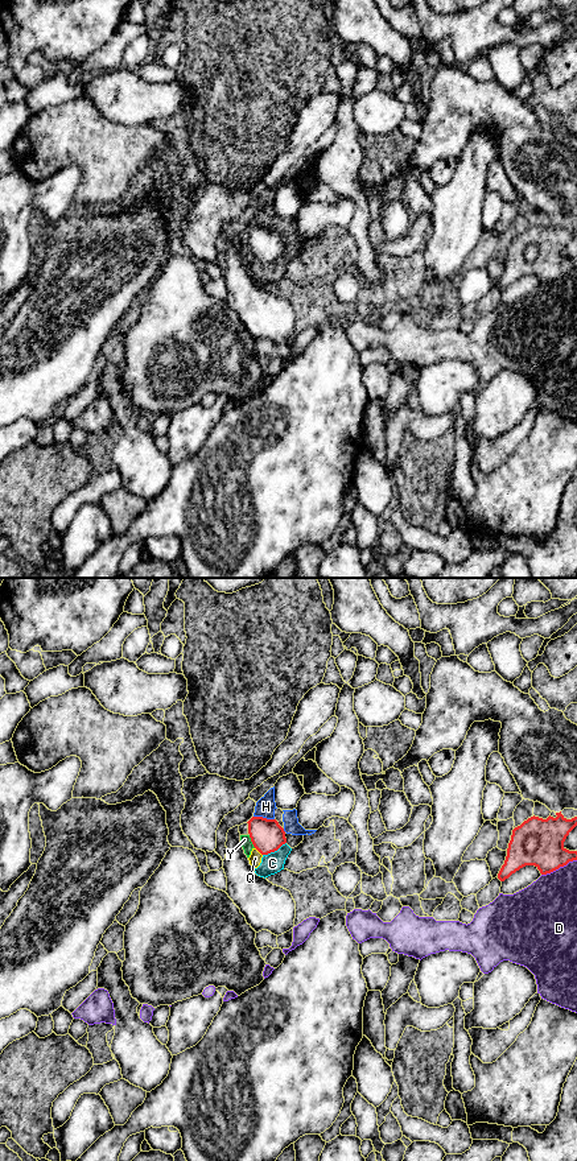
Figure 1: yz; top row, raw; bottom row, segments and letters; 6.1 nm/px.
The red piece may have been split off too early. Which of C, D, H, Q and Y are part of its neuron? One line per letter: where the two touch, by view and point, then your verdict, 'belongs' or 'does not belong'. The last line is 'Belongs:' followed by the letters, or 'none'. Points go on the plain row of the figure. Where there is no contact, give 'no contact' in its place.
C: yz (273, 260) | does not belong
D: yz (559, 276) | does not belong
H: yz (264, 227) | does not belong
Q: yz (258, 259) | does not belong
Y: yz (251, 250) | does not belong
Belongs: none

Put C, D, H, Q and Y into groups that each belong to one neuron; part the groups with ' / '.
C H Q Y / D

